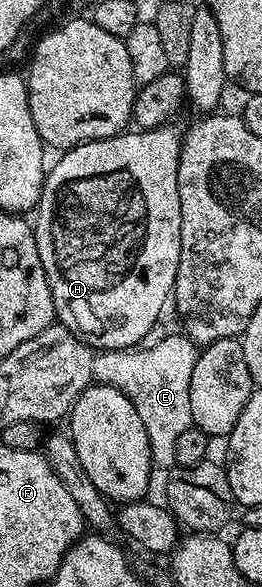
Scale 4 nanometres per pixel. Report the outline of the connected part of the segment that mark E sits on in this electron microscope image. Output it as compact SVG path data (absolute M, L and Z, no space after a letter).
M184 333L169 335L166 339L159 340L158 343L152 343L124 347L118 351L97 351L91 361L91 373L97 383L119 389L131 401L131 405L135 405L135 409L147 429L154 468L165 467L164 469L169 469L177 462L175 441L179 441L179 436L184 430L193 426L193 418L191 417L191 369L195 369L199 347Z

